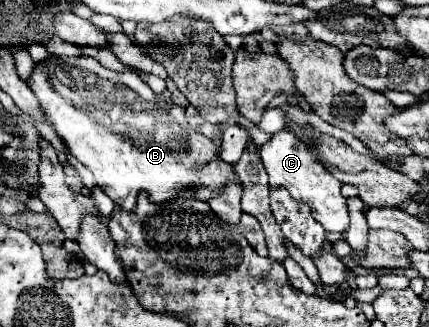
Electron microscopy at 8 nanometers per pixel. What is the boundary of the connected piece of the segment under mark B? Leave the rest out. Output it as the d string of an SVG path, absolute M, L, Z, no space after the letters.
M49 55L45 61L33 65L27 87L35 93L45 117L63 139L67 151L79 163L83 163L93 173L101 189L127 211L135 207L135 197L141 191L145 191L153 203L163 203L179 195L193 197L187 187L199 185L195 169L217 155L213 141L189 127L183 107L171 107L165 101L153 99L153 91L141 81L137 73L109 71L93 57Z

